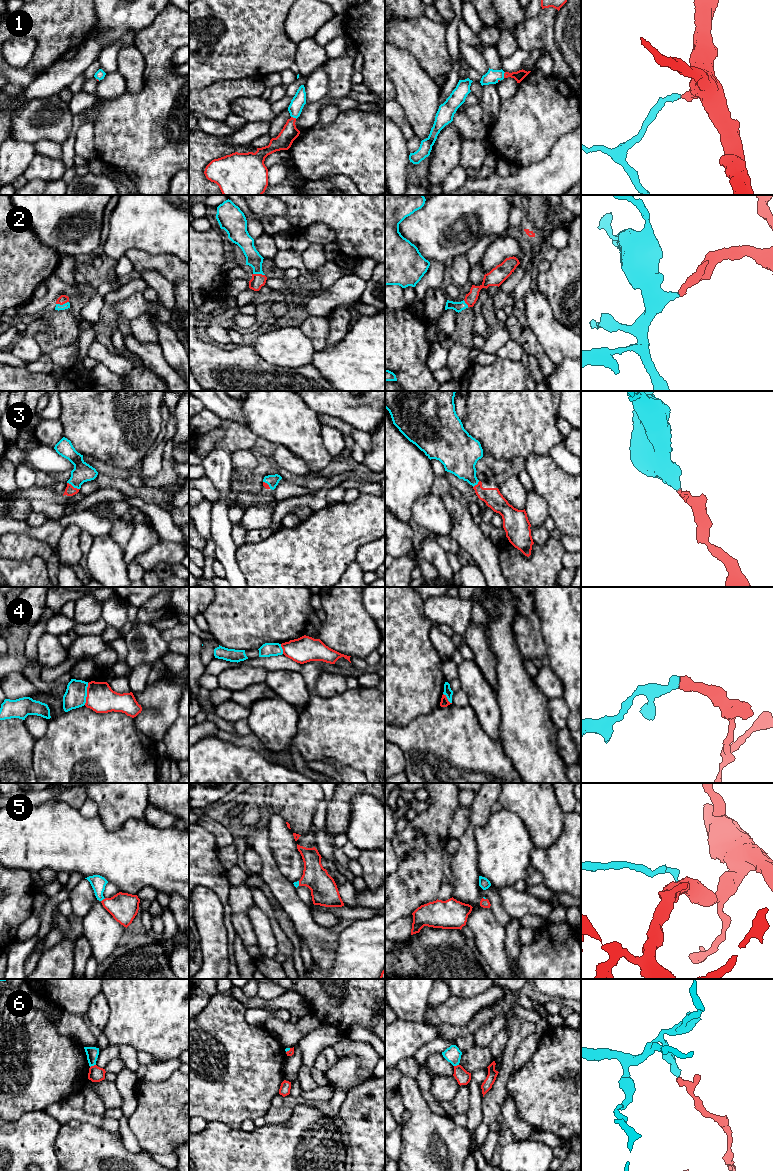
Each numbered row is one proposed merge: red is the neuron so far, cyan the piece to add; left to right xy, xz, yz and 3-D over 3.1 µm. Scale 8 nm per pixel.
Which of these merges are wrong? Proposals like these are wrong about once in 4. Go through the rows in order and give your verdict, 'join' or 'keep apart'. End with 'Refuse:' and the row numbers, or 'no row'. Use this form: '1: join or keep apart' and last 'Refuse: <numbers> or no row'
1: join
2: join
3: join
4: keep apart
5: join
6: keep apart
Refuse: 4, 6

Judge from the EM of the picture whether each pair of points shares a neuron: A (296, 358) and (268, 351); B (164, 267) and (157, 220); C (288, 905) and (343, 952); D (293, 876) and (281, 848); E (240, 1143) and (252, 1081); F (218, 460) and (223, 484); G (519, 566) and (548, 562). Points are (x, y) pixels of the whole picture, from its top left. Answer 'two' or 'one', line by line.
A: one
B: two
C: two
D: one
E: two
F: one
G: one

